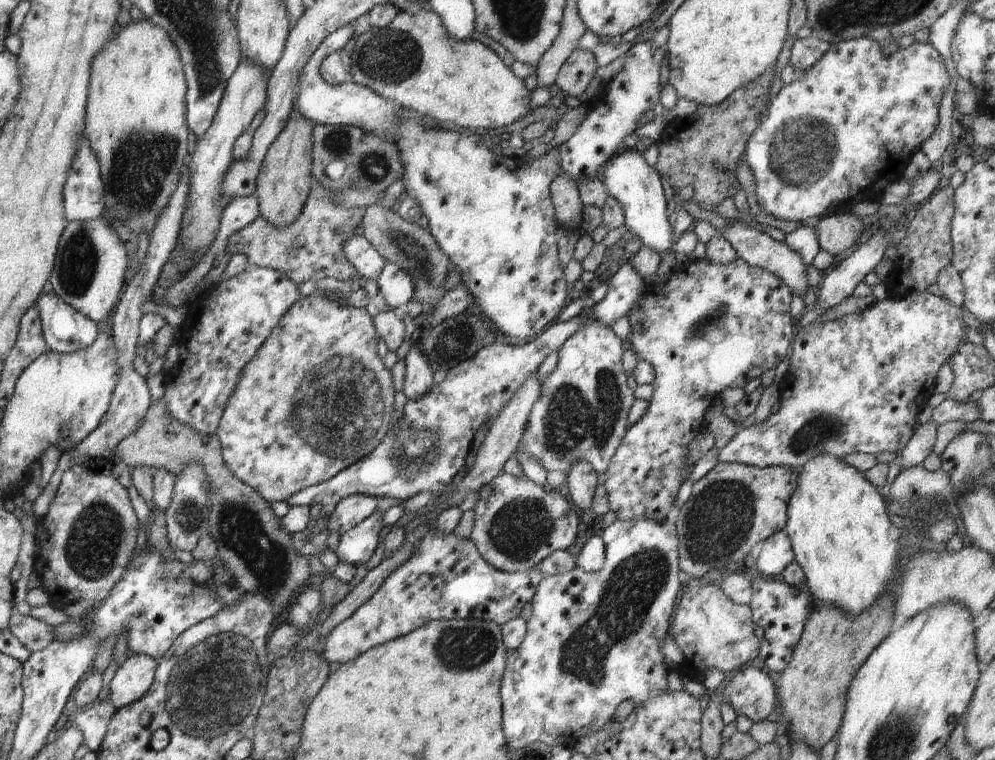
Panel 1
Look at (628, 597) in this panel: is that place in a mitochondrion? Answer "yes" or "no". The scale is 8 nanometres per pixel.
yes

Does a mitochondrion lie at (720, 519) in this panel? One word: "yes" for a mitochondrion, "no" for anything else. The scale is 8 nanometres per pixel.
yes

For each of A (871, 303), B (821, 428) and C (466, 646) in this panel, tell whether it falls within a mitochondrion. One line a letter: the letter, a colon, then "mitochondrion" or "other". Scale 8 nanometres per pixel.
A: other
B: mitochondrion
C: mitochondrion

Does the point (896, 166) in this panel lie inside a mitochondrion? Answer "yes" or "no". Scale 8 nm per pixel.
no

